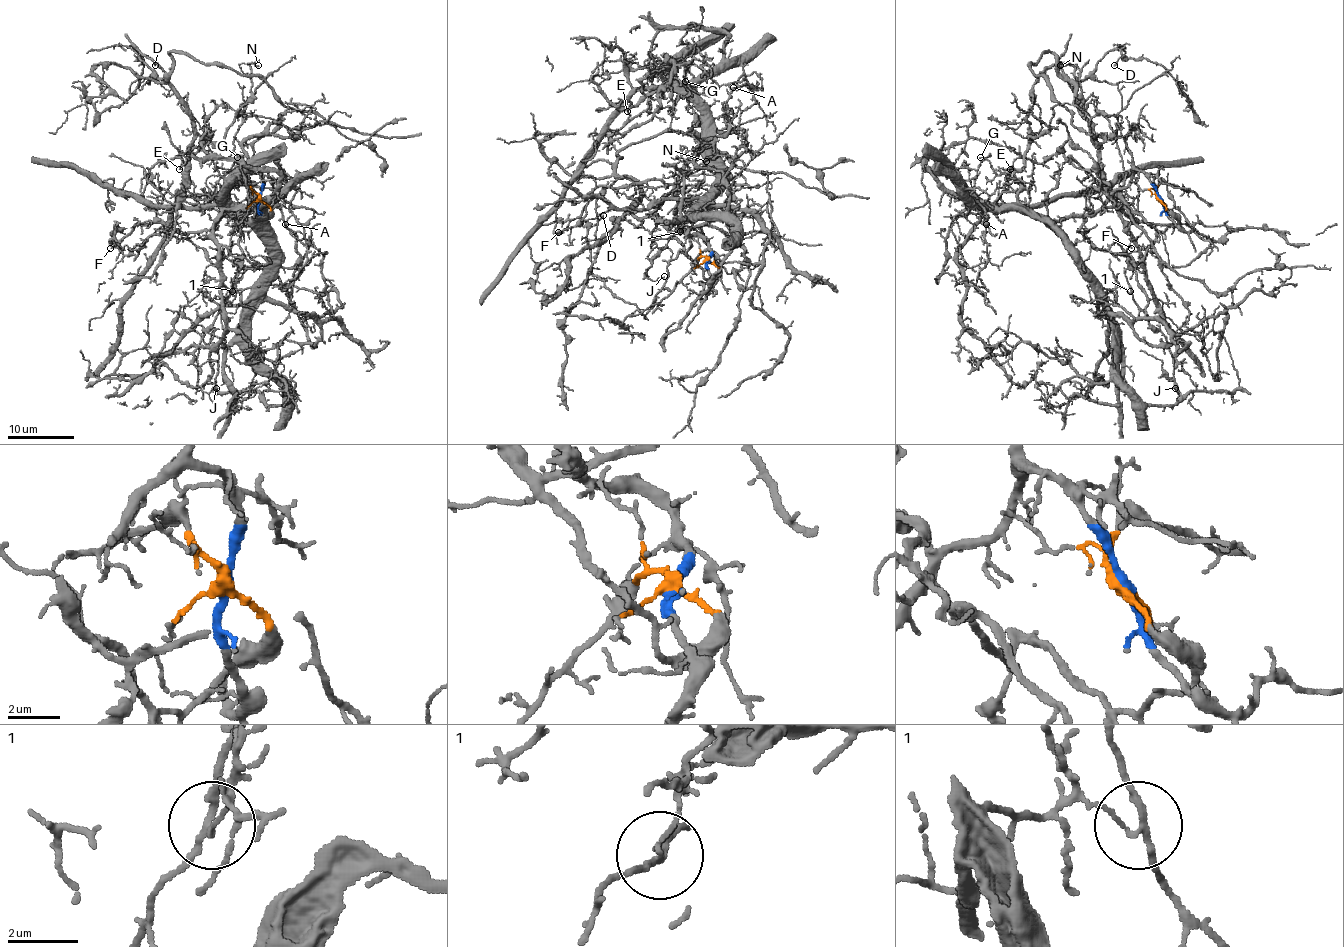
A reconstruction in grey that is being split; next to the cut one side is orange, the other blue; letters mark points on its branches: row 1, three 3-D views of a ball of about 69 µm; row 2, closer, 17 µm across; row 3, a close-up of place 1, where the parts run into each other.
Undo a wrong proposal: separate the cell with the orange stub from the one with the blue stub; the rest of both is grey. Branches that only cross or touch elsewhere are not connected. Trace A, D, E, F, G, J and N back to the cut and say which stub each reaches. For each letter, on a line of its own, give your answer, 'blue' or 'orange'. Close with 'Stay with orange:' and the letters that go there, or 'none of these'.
A: blue
D: orange
E: blue
F: blue
G: blue
J: orange
N: orange
Stay with orange: D, J, N

